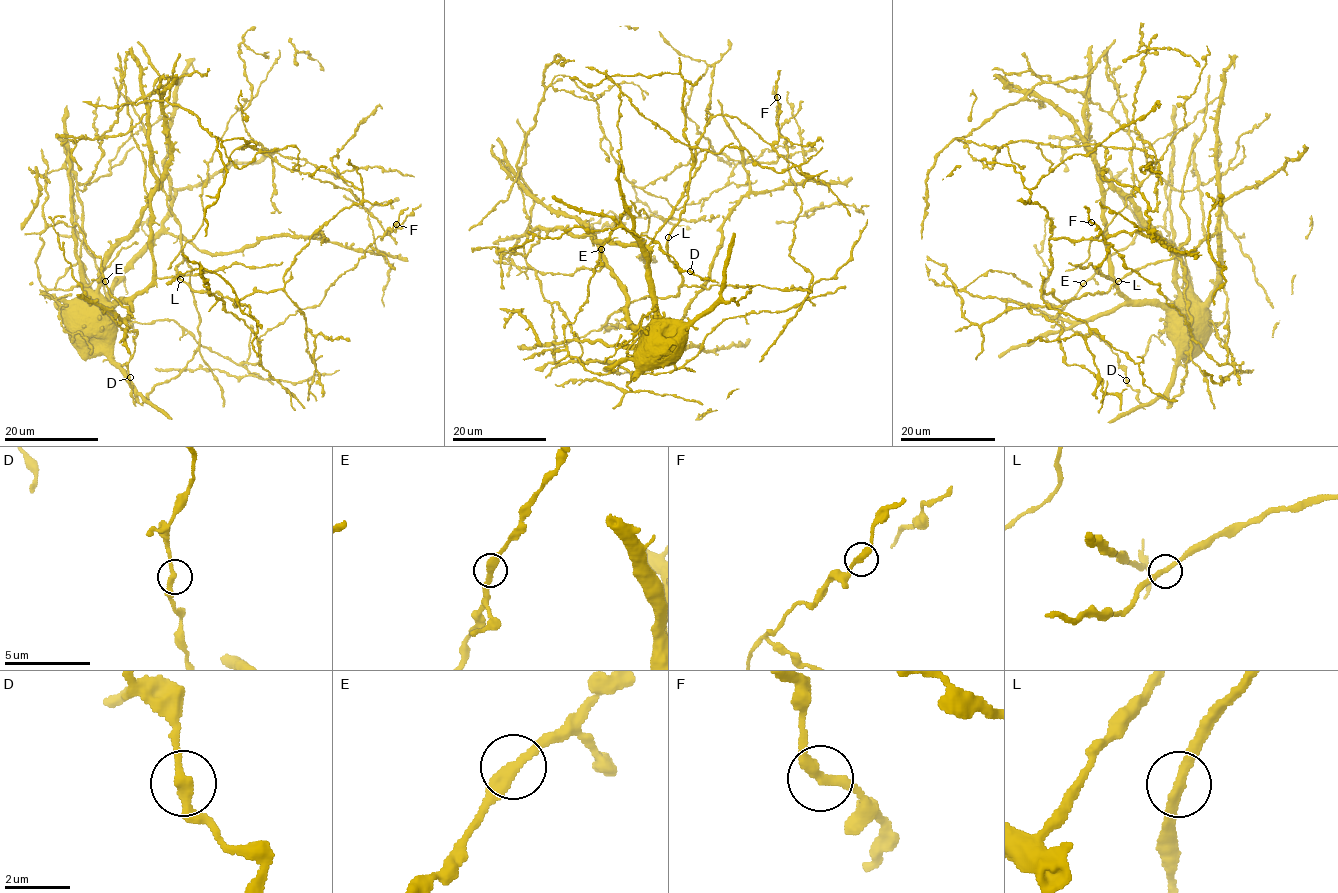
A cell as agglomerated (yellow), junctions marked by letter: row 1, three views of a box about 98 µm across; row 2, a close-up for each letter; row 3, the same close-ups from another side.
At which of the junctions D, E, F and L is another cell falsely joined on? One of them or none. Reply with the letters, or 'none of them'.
none of them

